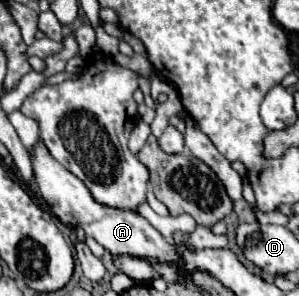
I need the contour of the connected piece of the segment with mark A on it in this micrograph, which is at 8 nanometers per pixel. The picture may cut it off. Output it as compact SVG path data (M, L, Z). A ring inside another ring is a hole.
M37 140L37 144L33 146L31 166L33 166L33 172L35 172L35 186L37 186L39 194L49 204L51 212L63 224L73 226L73 228L83 228L87 236L93 236L111 254L143 256L147 260L157 260L157 262L175 262L177 260L177 252L175 252L173 244L169 240L165 240L161 236L161 232L155 230L141 214L109 208L109 206L95 202L91 192L87 190L87 186L57 162L47 152L47 148L41 140Z

